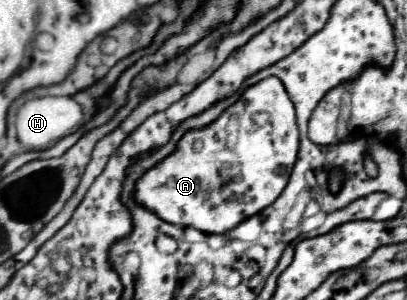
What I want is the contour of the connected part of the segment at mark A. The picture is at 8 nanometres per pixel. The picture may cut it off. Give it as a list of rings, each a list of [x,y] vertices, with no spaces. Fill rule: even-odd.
[[[265,78],[253,86],[249,86],[241,98],[231,104],[223,114],[213,120],[209,126],[203,126],[199,130],[189,130],[181,136],[175,150],[165,156],[161,162],[157,162],[153,168],[143,172],[143,176],[135,182],[133,200],[135,204],[147,208],[155,216],[159,216],[165,222],[177,224],[177,226],[191,226],[205,234],[227,234],[231,232],[239,222],[247,220],[249,216],[255,216],[269,204],[277,200],[277,196],[283,192],[283,188],[289,182],[289,174],[293,170],[295,158],[299,150],[299,128],[295,124],[295,110],[293,102],[285,92],[285,86],[281,86],[279,78]],[[231,116],[237,116],[237,148],[231,152],[225,152],[225,140],[227,140],[227,124]]]

